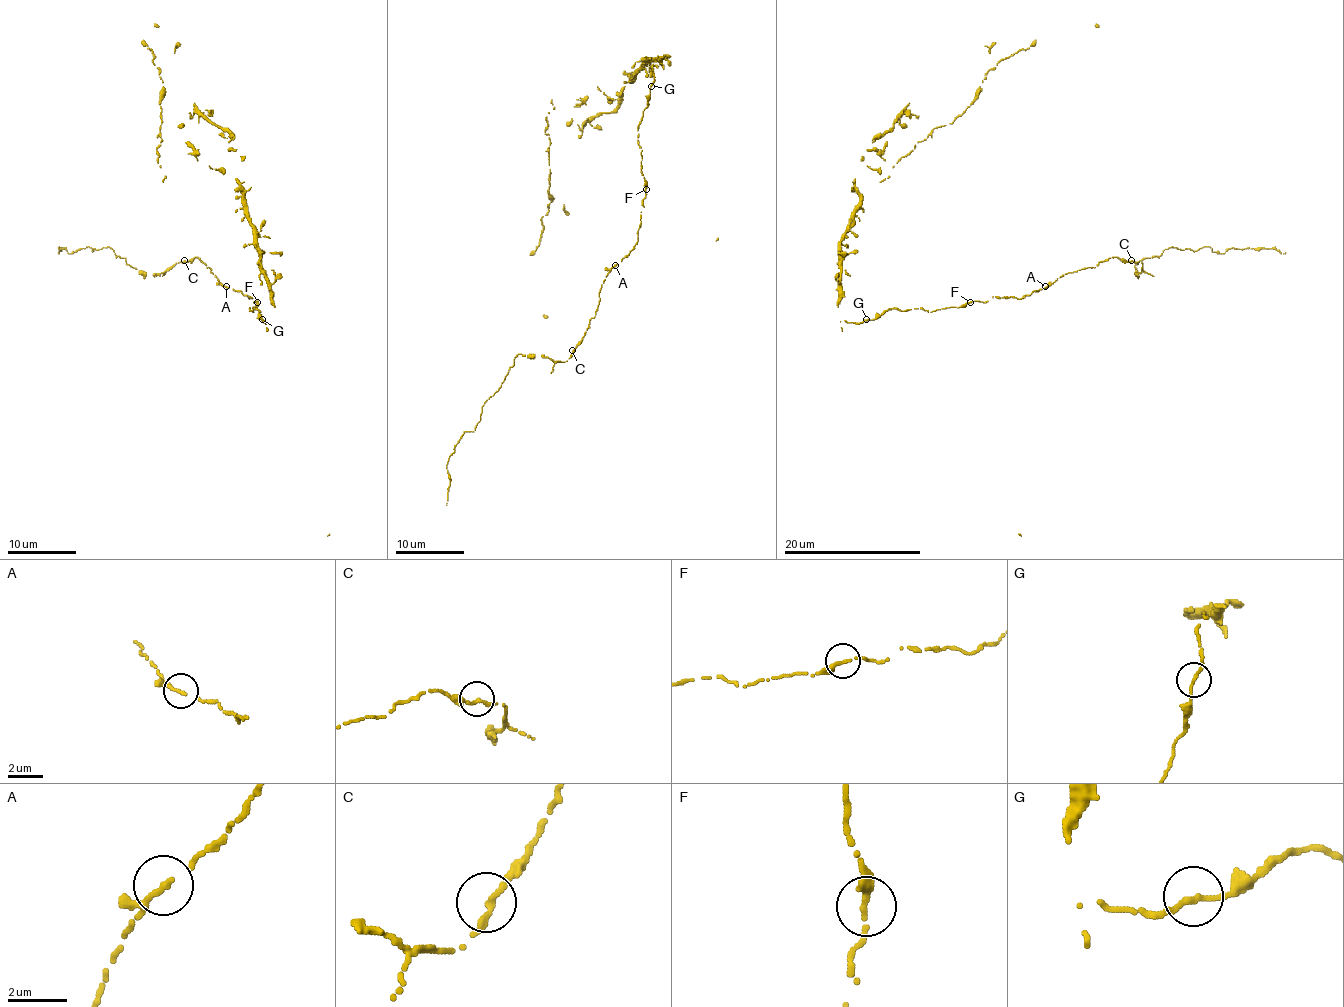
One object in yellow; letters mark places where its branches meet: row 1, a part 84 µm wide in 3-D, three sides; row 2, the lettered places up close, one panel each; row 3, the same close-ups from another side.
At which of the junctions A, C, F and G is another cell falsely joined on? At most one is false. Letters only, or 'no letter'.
no letter

